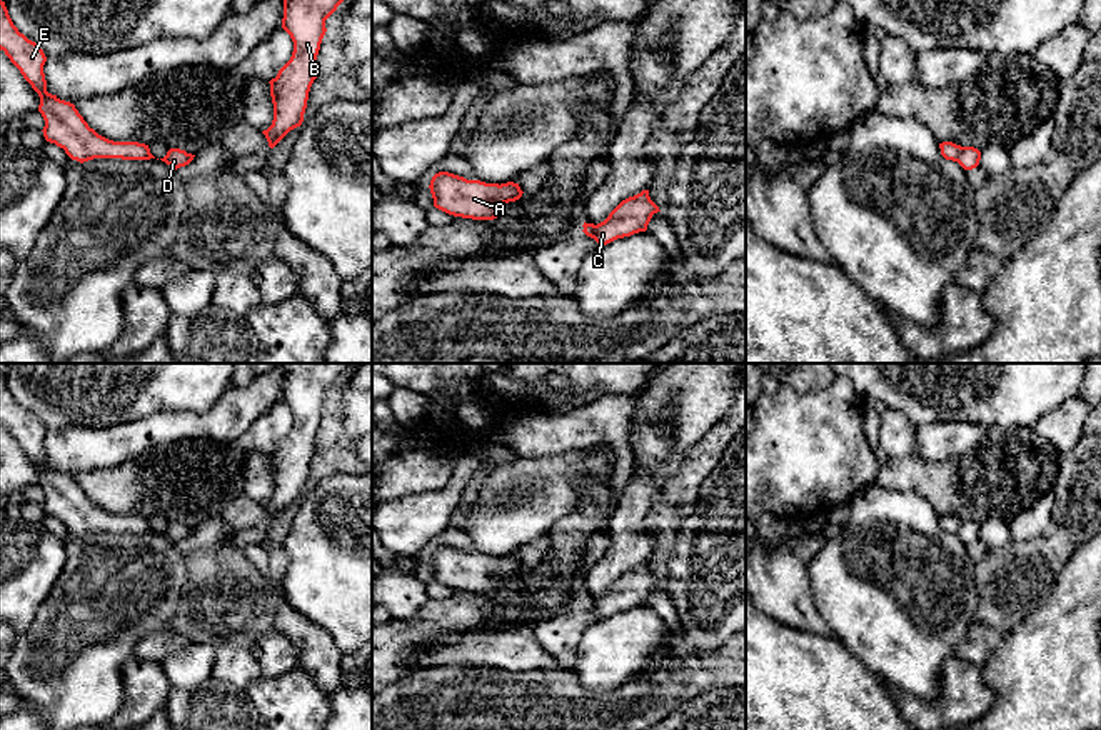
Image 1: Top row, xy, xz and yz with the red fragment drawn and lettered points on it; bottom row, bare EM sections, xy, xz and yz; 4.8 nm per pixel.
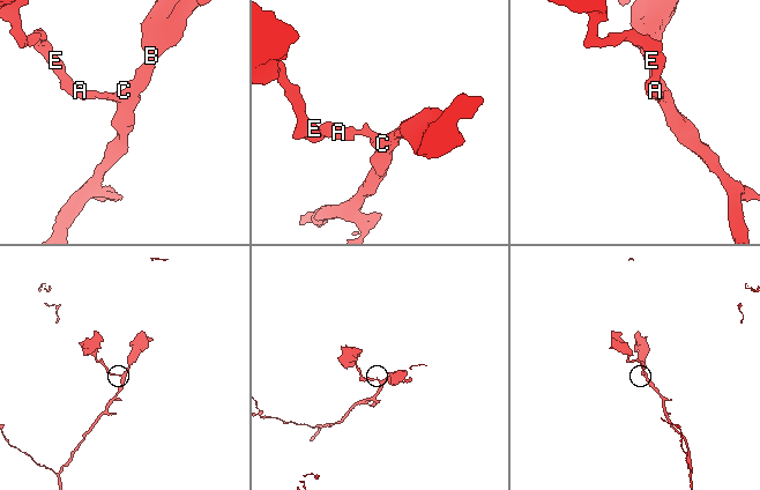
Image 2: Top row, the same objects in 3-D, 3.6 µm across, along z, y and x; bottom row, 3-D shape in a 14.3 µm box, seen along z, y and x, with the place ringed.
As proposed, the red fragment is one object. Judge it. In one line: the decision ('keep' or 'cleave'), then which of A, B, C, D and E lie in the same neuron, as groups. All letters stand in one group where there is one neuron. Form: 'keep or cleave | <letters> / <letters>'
keep | A B C D E

